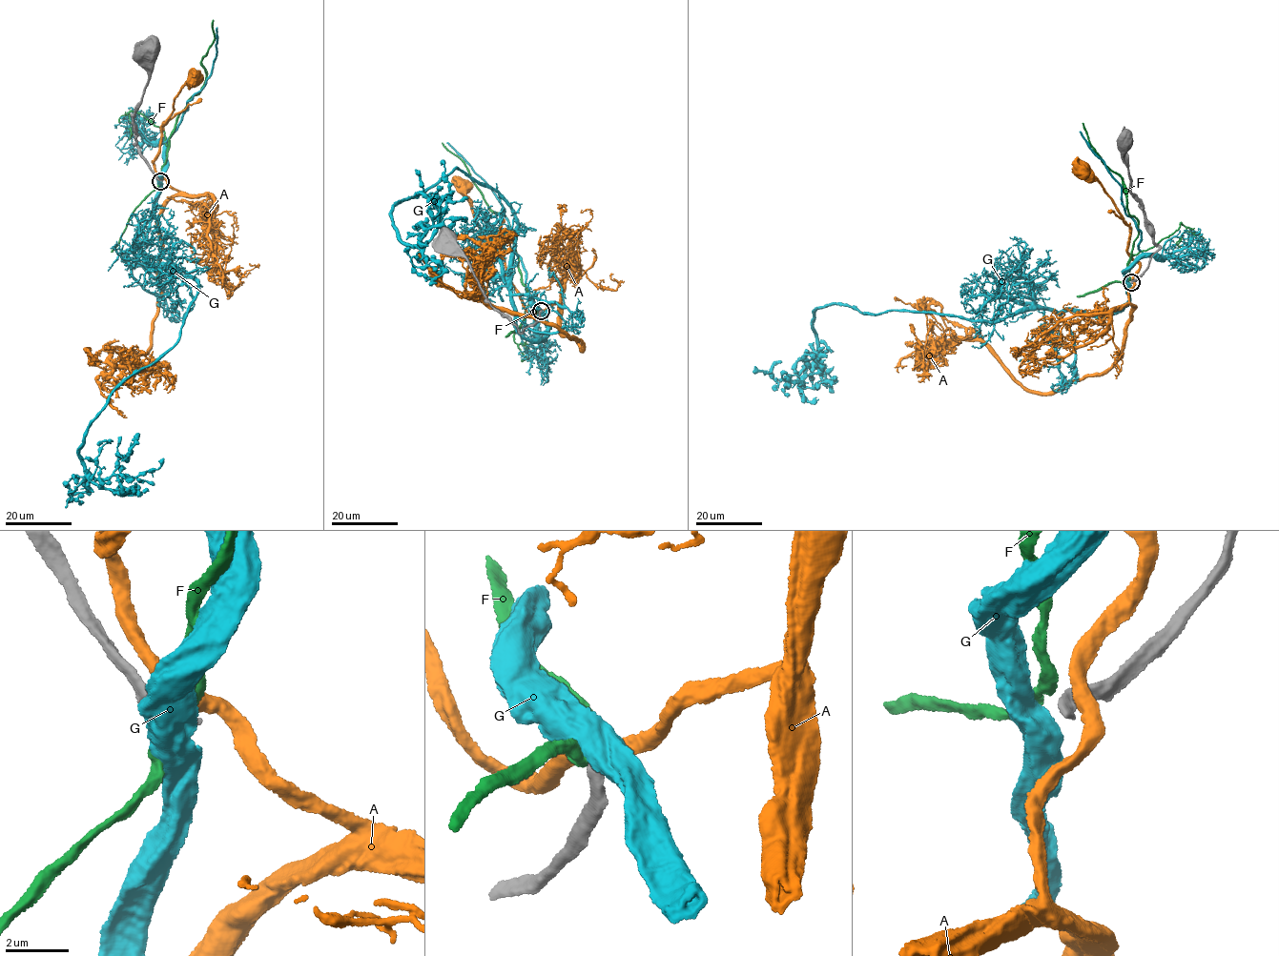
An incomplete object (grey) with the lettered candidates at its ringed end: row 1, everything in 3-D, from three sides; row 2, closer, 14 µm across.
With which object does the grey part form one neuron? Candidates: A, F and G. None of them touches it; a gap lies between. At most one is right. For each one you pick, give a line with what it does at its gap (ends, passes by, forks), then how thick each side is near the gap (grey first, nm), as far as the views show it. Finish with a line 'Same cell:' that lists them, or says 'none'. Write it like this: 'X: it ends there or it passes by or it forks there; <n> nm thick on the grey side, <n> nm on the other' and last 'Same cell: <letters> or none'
Same cell: none

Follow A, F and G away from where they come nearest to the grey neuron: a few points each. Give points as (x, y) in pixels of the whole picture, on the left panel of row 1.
A: (161, 179), (153, 161), (158, 152), (161, 124), (171, 114), (174, 98), (184, 82), (194, 76)
F: (161, 180), (169, 136), (179, 111), (205, 82), (202, 58), (215, 37), (213, 20)
G: (161, 182), (124, 259), (180, 271), (198, 291), (176, 342), (117, 383), (79, 452), (104, 479), (163, 457)

